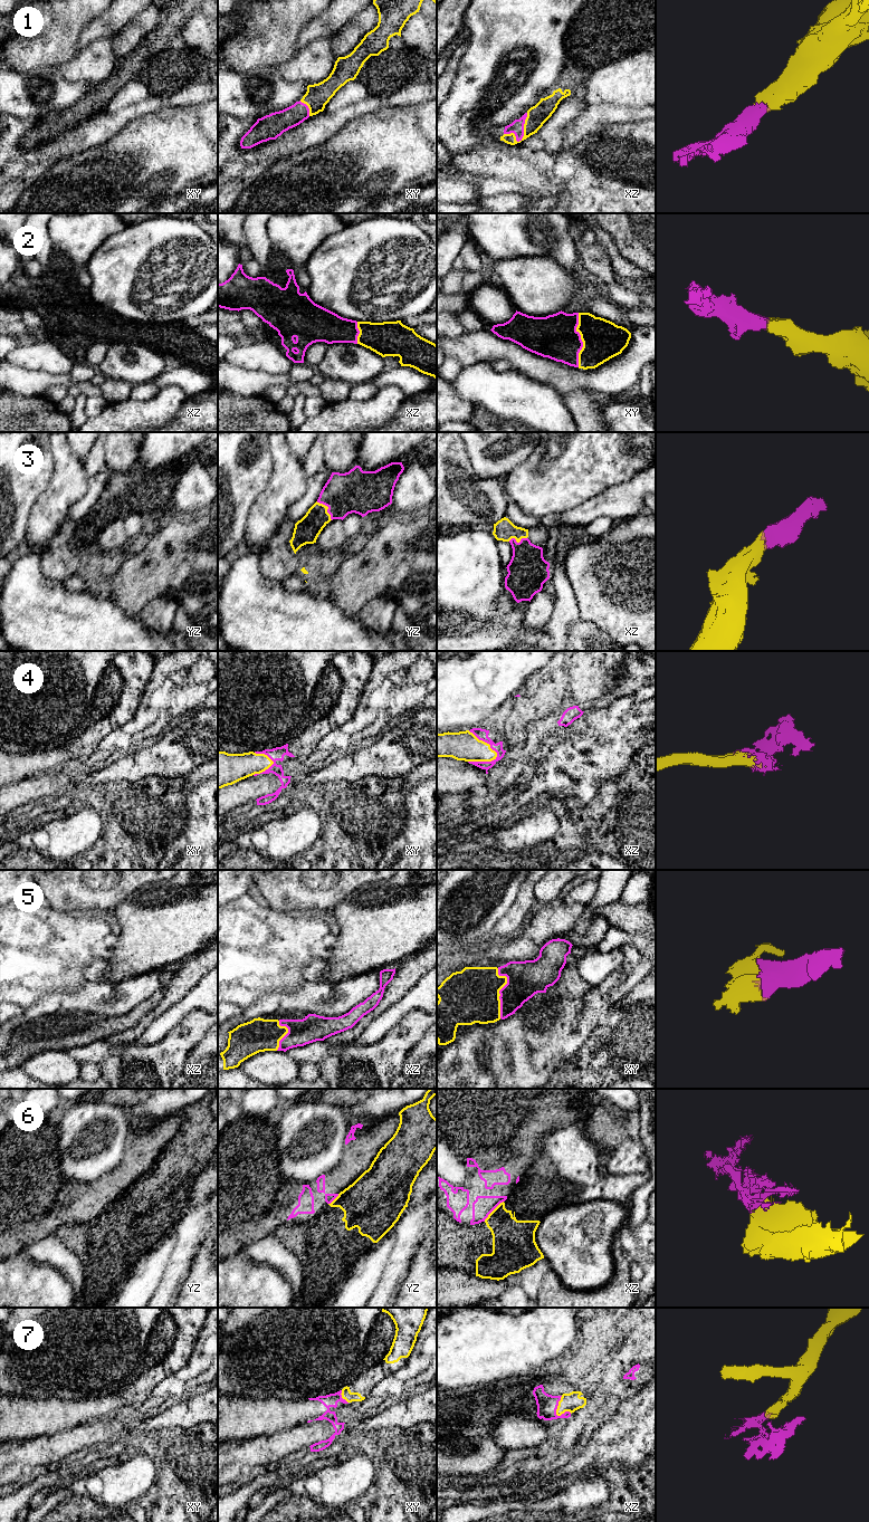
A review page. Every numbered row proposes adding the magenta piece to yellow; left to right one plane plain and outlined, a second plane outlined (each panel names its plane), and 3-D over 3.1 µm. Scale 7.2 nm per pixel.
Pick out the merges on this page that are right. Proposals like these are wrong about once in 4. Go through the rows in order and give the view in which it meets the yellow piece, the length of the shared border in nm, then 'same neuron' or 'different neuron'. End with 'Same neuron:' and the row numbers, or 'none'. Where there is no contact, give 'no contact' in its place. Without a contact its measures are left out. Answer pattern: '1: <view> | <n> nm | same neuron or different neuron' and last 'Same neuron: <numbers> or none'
1: xz | 240 nm | same neuron
2: xy | 400 nm | same neuron
3: yz | 180 nm | same neuron
4: xz | 300 nm | same neuron
5: xy | 360 nm | same neuron
6: xz | 200 nm | different neuron
7: xz | 160 nm | same neuron
Same neuron: 1, 2, 3, 4, 5, 7

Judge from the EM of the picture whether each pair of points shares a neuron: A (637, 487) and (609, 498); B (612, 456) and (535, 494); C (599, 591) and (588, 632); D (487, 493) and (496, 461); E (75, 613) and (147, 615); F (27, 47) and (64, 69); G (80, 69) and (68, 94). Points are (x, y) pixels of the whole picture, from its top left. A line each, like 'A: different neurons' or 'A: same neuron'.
A: same neuron
B: same neuron
C: different neurons
D: different neurons
E: different neurons
F: different neurons
G: different neurons

